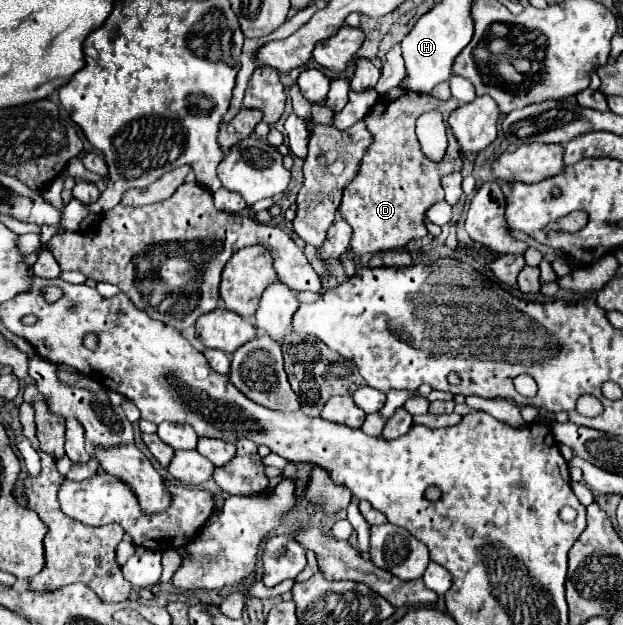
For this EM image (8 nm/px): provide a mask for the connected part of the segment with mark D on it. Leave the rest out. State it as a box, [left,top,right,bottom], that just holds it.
[338,87,462,255]

